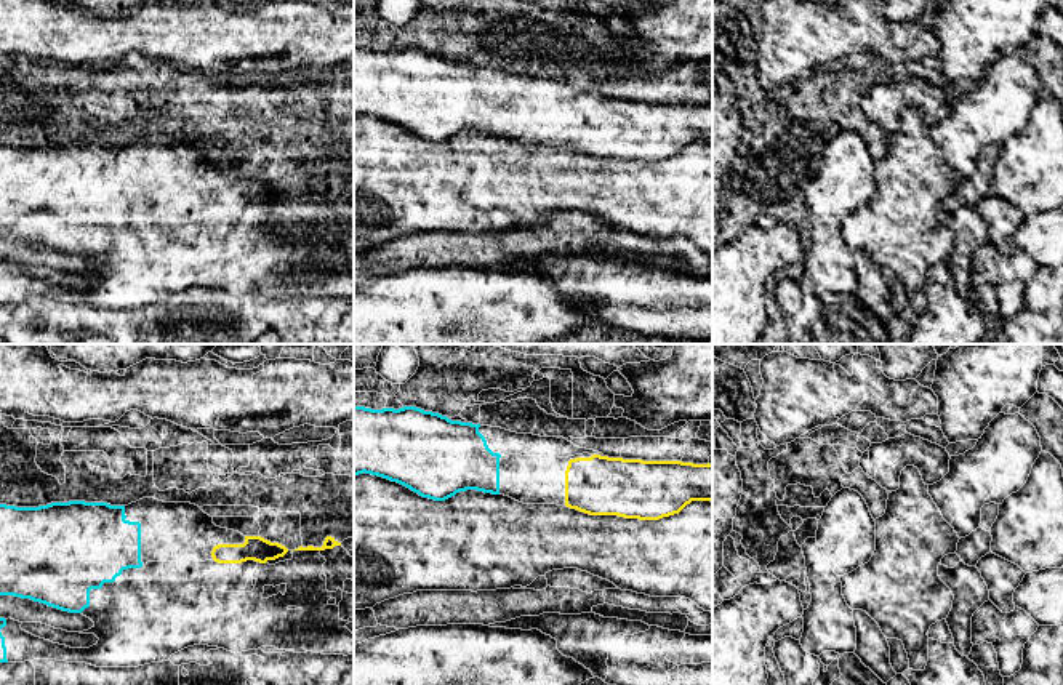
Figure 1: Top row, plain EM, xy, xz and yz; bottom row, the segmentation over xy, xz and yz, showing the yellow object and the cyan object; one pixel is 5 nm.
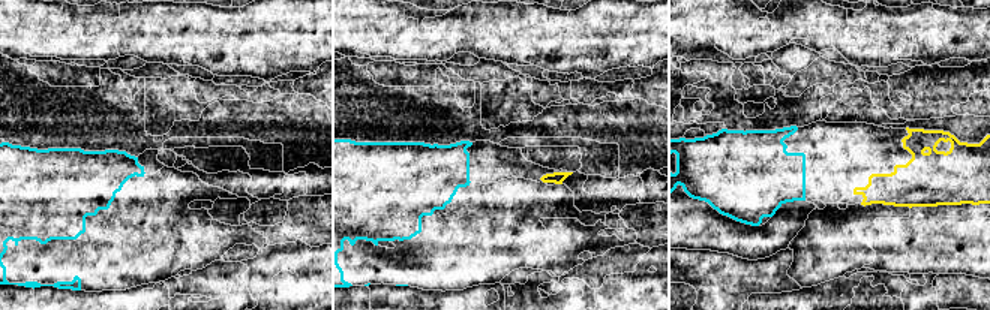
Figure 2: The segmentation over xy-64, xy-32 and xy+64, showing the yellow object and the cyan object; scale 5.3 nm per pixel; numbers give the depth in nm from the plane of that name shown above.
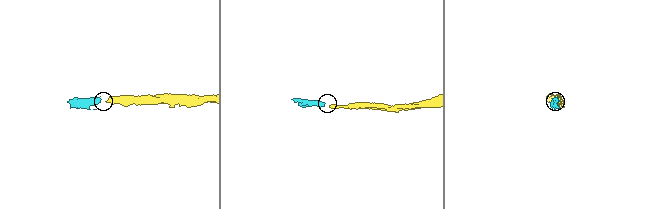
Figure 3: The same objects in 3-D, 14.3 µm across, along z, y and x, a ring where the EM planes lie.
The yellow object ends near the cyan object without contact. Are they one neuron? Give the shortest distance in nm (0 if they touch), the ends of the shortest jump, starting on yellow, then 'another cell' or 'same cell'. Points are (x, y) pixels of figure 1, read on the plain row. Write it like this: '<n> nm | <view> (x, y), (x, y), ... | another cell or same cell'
340 nm | xz (565, 112), (500, 98) | same cell

